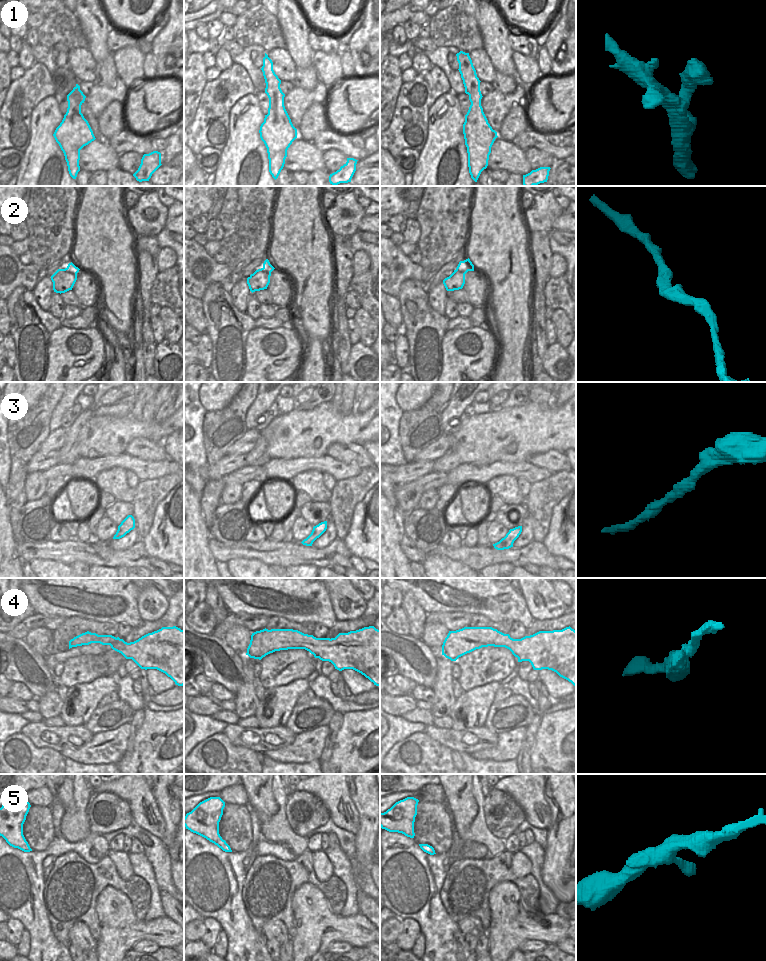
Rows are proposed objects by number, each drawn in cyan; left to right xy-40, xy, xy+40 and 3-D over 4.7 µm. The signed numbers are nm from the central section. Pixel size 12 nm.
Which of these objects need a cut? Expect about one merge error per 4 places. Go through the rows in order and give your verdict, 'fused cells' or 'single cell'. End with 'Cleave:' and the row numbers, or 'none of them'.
1: single cell
2: single cell
3: single cell
4: single cell
5: single cell
Cleave: none of them

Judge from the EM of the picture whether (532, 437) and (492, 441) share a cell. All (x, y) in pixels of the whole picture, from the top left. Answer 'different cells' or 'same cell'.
same cell

